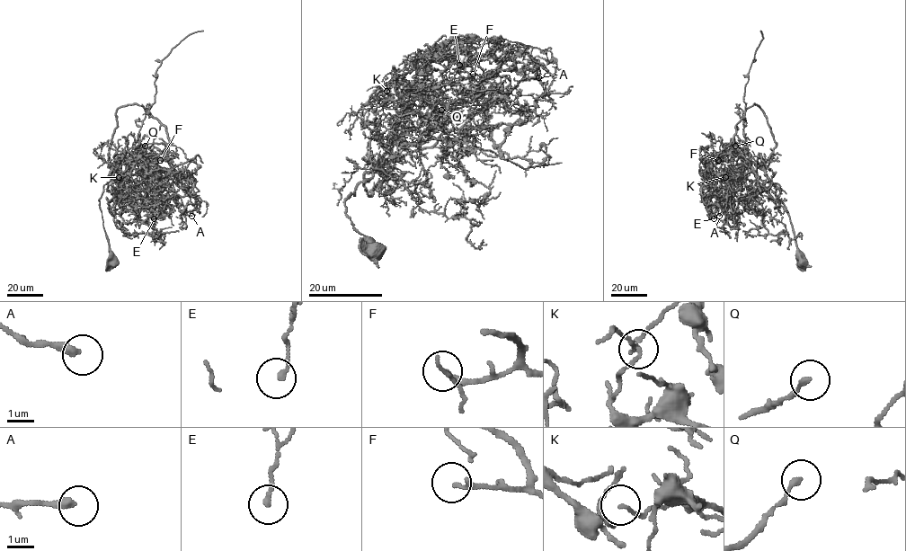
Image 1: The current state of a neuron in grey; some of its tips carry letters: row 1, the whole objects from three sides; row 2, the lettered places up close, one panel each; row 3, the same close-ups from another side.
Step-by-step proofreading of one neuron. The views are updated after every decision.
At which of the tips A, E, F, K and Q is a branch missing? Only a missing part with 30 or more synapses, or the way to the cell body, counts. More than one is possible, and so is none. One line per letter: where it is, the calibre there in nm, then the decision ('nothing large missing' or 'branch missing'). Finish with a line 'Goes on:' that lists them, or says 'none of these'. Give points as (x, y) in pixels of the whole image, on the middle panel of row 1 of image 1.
A: place (538, 77); calibre 320 nm; branch missing
E: place (459, 65); calibre 180 nm; nothing large missing
F: place (473, 74); calibre 150 nm; branch missing
K: place (386, 91); calibre 80 nm; nothing large missing
Q: place (441, 110); calibre 180 nm; nothing large missing
Goes on: A, F

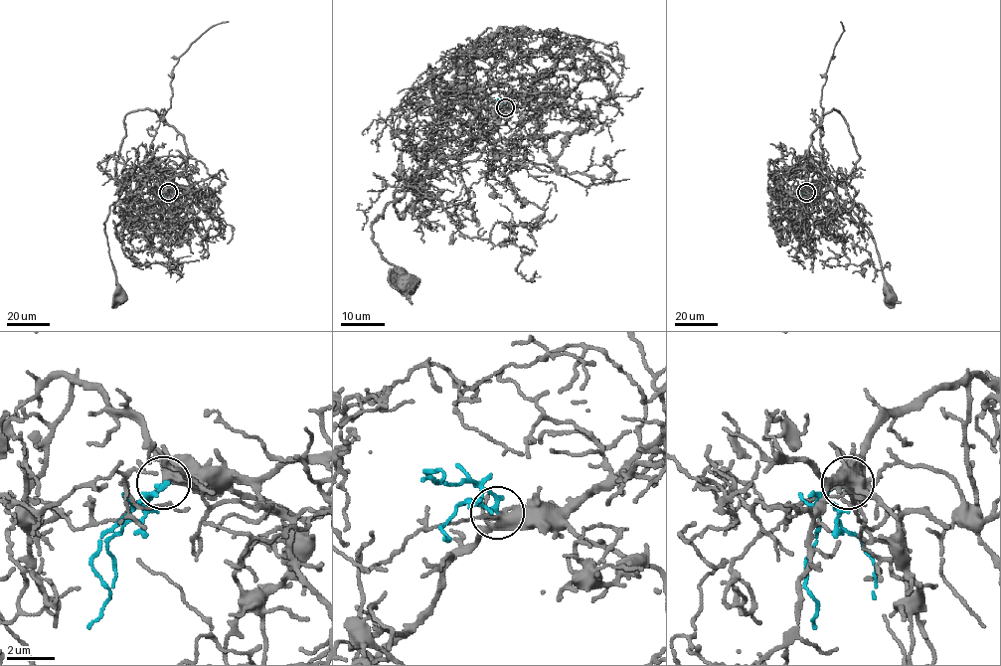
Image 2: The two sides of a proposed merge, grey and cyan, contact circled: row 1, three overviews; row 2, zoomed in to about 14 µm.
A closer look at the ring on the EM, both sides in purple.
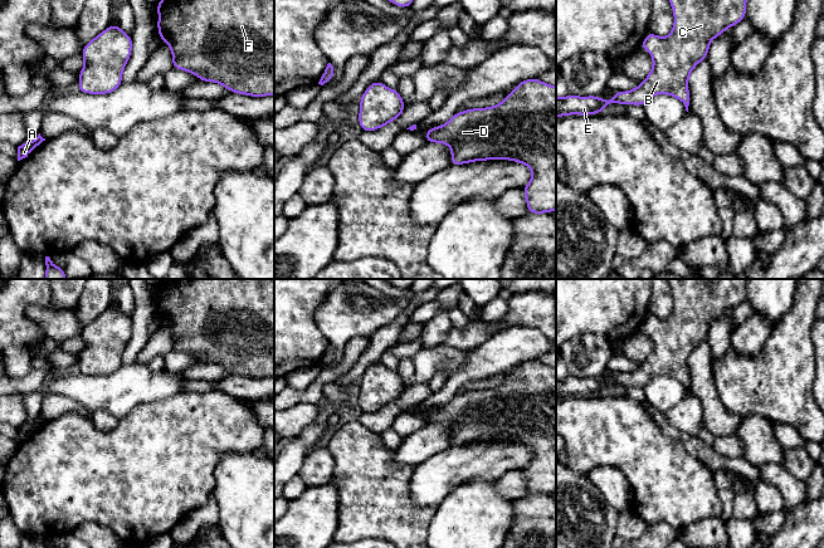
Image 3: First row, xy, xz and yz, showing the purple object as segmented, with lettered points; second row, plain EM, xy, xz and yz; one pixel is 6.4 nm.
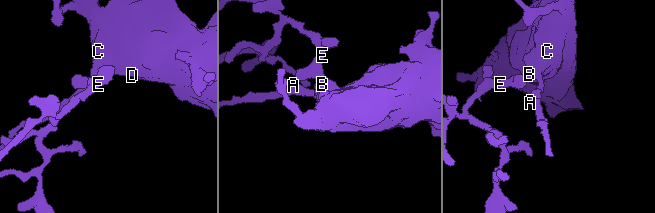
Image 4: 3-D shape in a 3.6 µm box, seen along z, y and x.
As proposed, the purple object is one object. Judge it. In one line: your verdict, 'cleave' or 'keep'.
keep

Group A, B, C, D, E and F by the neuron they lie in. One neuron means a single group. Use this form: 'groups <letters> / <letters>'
groups A B C D E F

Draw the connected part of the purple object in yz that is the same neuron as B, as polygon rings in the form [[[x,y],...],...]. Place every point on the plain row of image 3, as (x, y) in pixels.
[[[668,279],[668,282],[674,297],[672,314],[665,319],[659,319],[649,313],[640,326],[640,331],[648,332],[653,339],[653,349],[647,359],[635,371],[615,373],[609,382],[604,382],[599,377],[569,376],[565,380],[556,377],[556,398],[598,396],[606,387],[615,385],[643,388],[655,376],[669,376],[678,380],[688,393],[691,377],[687,366],[693,349],[707,341],[713,319],[722,317],[727,309],[735,308],[746,299],[747,279]]]

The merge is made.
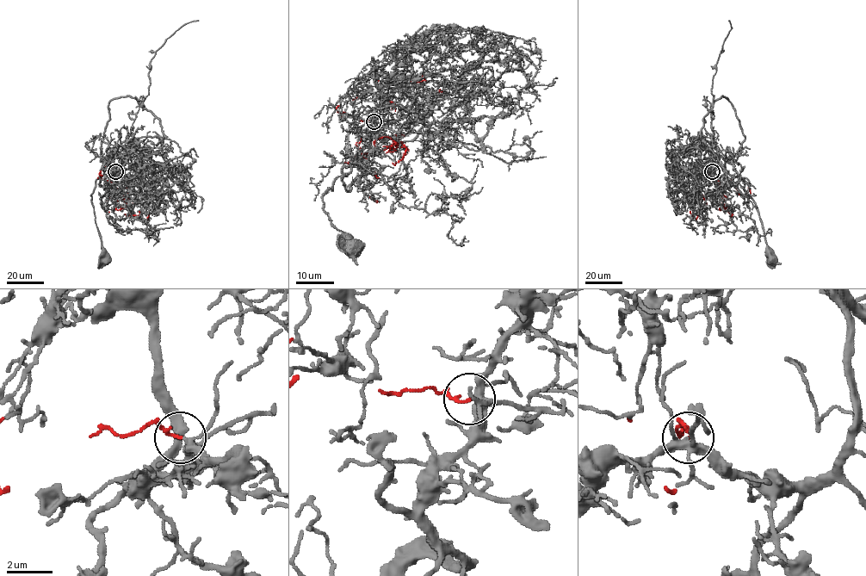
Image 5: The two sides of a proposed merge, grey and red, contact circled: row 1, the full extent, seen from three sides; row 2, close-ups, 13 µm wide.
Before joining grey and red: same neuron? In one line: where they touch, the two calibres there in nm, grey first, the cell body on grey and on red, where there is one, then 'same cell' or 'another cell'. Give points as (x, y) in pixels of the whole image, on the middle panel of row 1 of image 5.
place (374, 121); calibres 300 and 130 nm; soma grey (355, 246); soma red none; another cell

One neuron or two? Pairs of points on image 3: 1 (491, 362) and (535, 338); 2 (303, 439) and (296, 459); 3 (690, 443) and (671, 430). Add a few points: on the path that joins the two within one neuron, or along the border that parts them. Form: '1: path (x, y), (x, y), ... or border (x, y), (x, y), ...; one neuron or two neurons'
1: path (502, 351), (513, 345), (523, 343); one neuron
2: path (302, 444), (296, 450), (296, 454); one neuron
3: path (684, 439), (676, 434); one neuron

